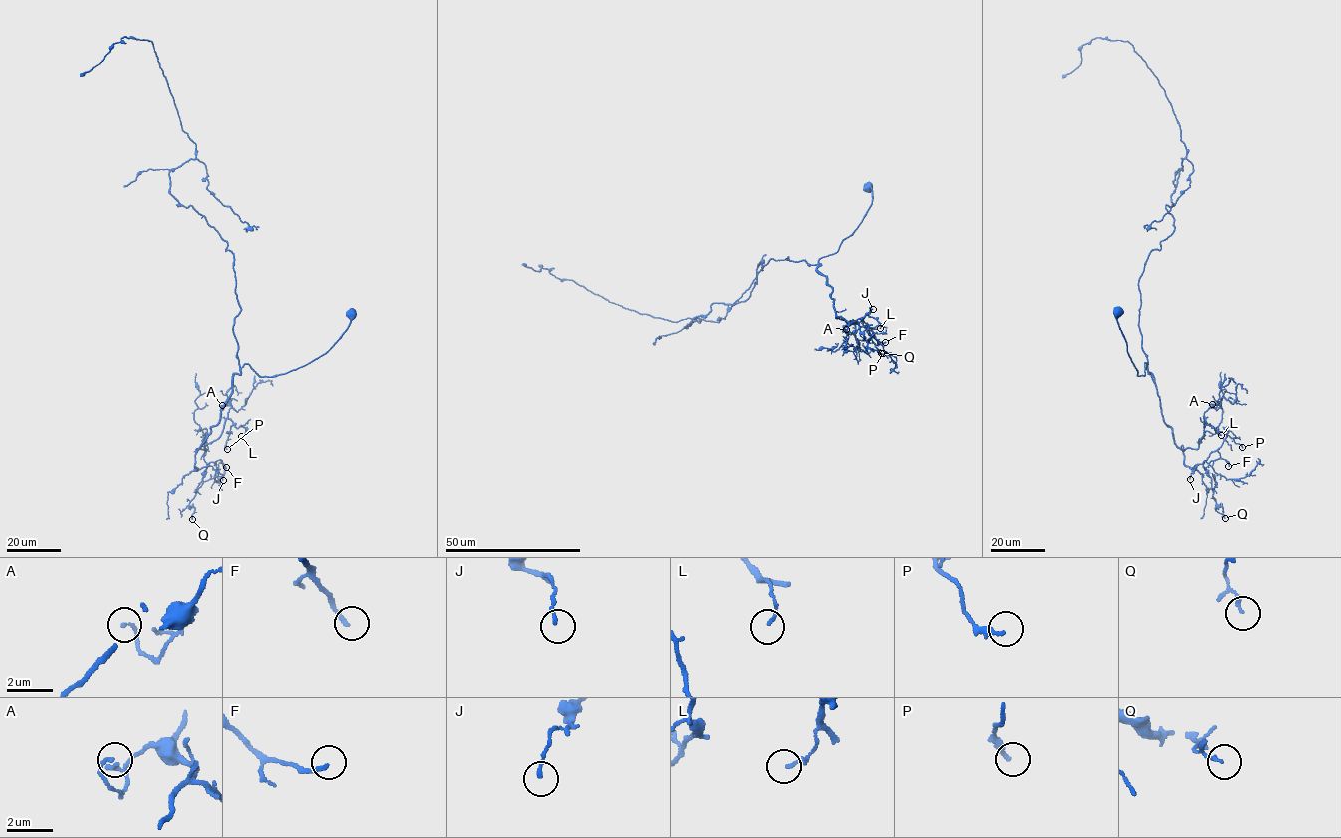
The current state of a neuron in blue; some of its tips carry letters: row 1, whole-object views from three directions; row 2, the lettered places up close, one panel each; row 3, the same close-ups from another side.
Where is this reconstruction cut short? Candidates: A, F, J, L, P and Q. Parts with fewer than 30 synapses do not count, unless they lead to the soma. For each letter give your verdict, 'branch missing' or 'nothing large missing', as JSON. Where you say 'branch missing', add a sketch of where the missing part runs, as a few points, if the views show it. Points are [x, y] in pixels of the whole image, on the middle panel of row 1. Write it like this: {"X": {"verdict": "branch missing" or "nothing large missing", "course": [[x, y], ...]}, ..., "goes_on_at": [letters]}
{"A": {"verdict": "nothing large missing"}, "F": {"verdict": "branch missing", "course": [[885, 342], [896, 329], [909, 338]]}, "J": {"verdict": "nothing large missing"}, "L": {"verdict": "nothing large missing"}, "P": {"verdict": "nothing large missing"}, "Q": {"verdict": "nothing large missing"}, "goes_on_at": ["F"]}

